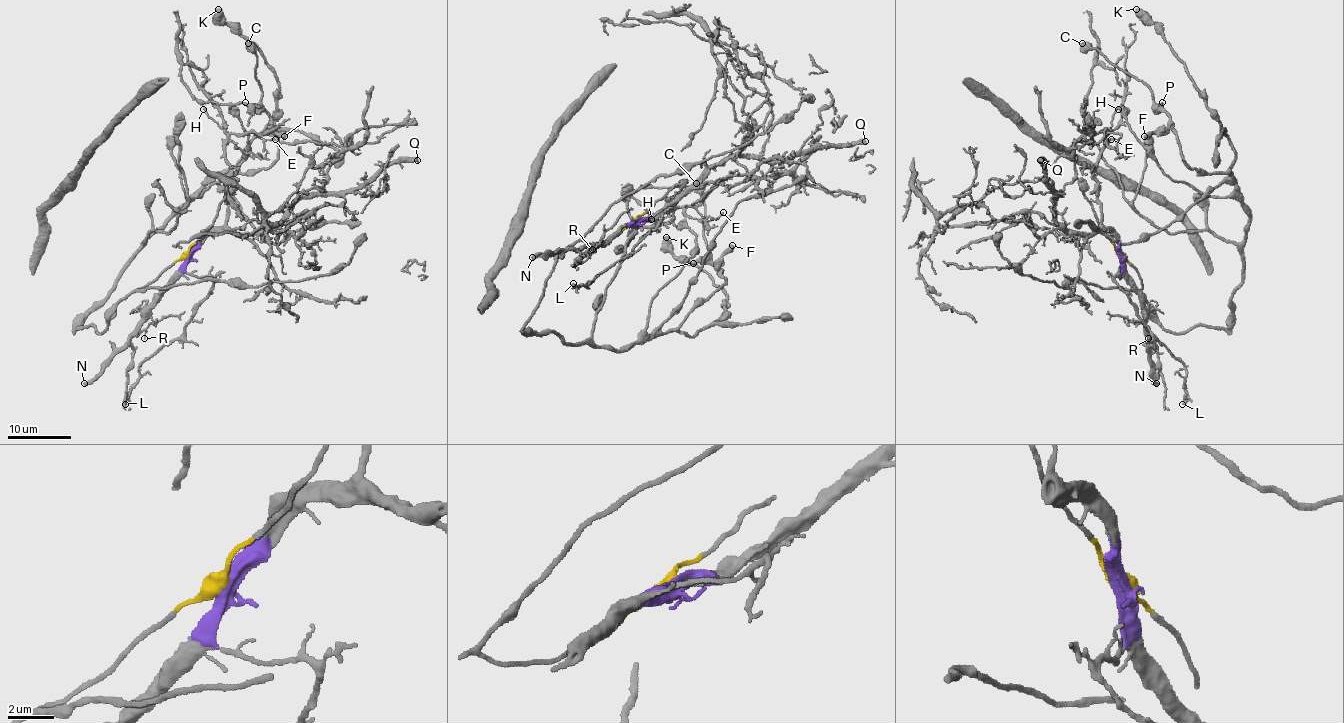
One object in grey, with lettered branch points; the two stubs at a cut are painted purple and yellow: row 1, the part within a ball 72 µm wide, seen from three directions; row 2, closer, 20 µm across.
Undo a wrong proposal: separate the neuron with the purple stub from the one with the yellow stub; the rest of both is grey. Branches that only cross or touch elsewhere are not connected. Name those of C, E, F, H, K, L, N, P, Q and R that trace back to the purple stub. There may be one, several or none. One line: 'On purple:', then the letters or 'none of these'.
On purple: E, H, L, N, Q, R

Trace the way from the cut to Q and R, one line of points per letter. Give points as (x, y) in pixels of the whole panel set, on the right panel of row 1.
Q: (1120, 256), (1120, 243), (1109, 232), (1069, 233), (1056, 220), (1056, 198), (1061, 193), (1049, 185), (1040, 160)
R: (1120, 256), (1121, 273), (1139, 292), (1140, 305), (1145, 310), (1142, 323), (1152, 334), (1148, 339)

